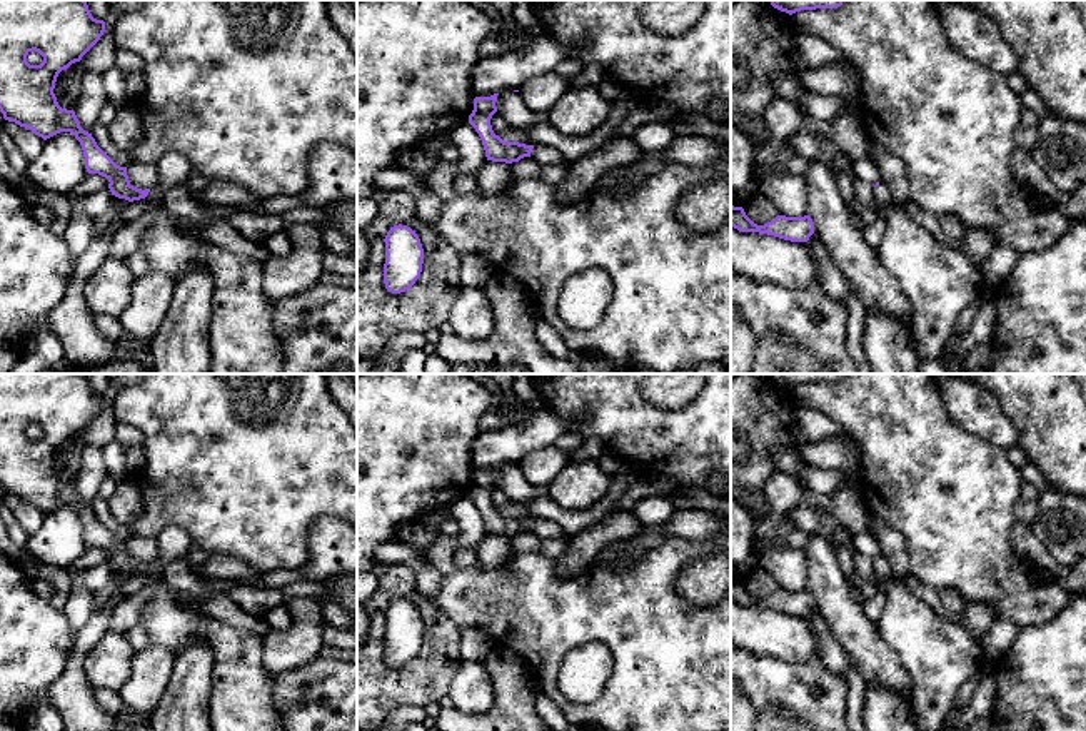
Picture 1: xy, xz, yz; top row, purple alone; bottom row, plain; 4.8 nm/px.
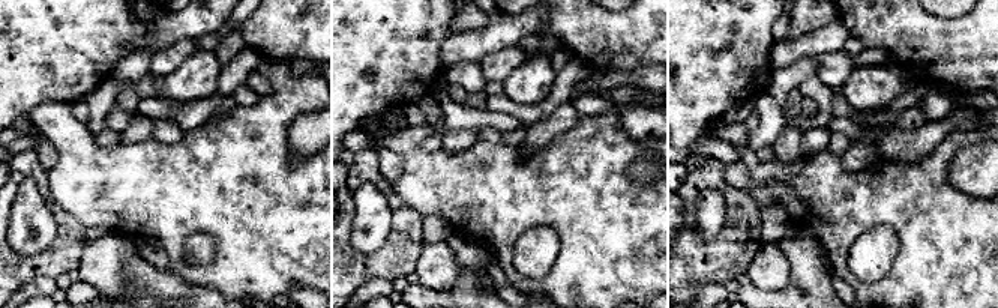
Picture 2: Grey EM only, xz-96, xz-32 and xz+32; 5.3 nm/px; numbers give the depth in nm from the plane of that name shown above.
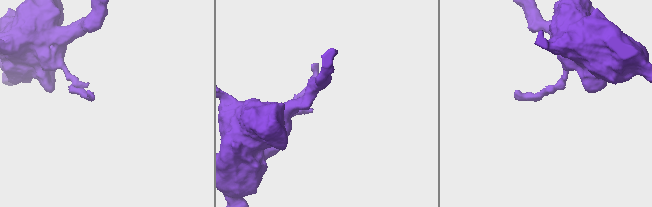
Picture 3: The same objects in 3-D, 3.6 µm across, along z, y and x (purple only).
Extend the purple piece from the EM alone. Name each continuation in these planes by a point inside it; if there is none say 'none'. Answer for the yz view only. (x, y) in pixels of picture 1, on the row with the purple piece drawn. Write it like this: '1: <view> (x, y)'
1: yz (883, 196)

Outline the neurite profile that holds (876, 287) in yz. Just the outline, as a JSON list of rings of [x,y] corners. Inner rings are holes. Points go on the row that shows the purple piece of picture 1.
[[[811,159],[804,179],[807,182],[807,215],[814,222],[814,234],[829,250],[847,289],[859,297],[866,310],[901,322],[918,350],[914,309],[896,277],[881,264],[877,250],[852,224],[834,170],[821,159]]]

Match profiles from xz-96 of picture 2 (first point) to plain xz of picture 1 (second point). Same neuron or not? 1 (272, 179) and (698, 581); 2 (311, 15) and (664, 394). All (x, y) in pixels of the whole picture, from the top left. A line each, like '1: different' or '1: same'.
1: different
2: different

